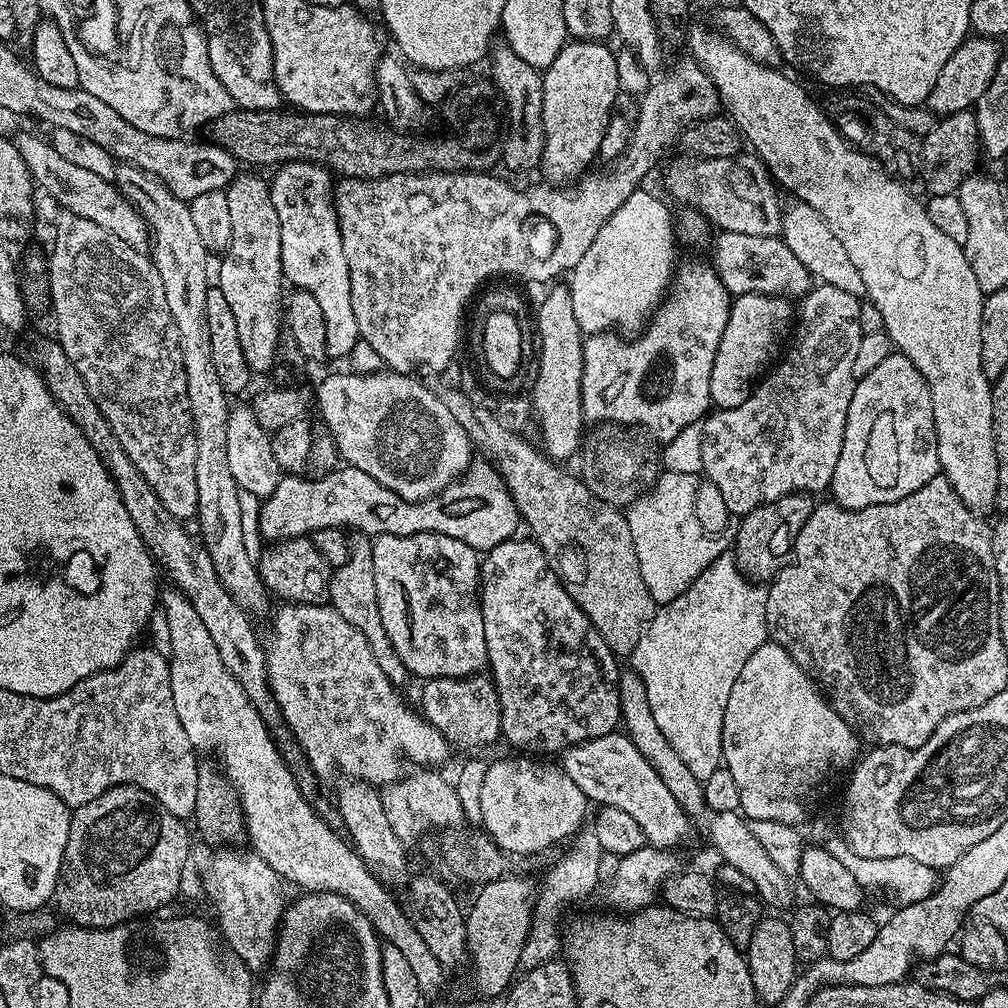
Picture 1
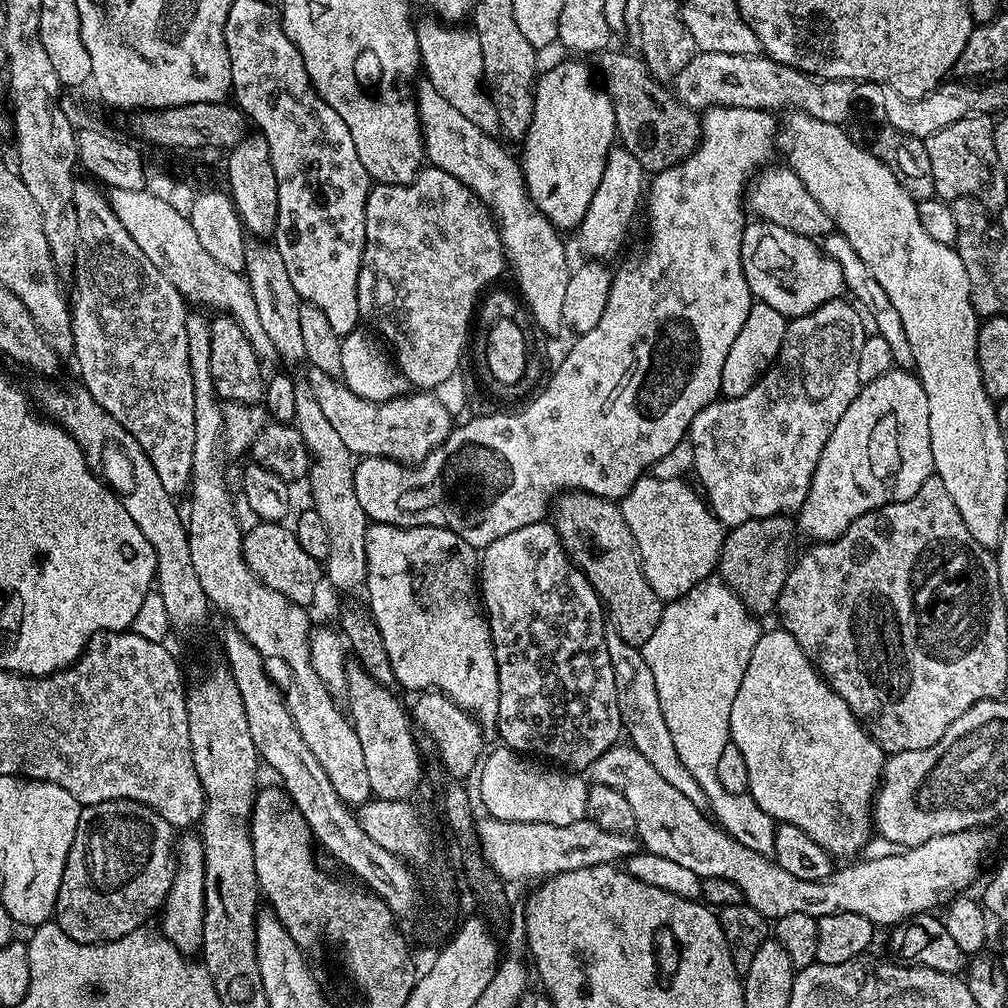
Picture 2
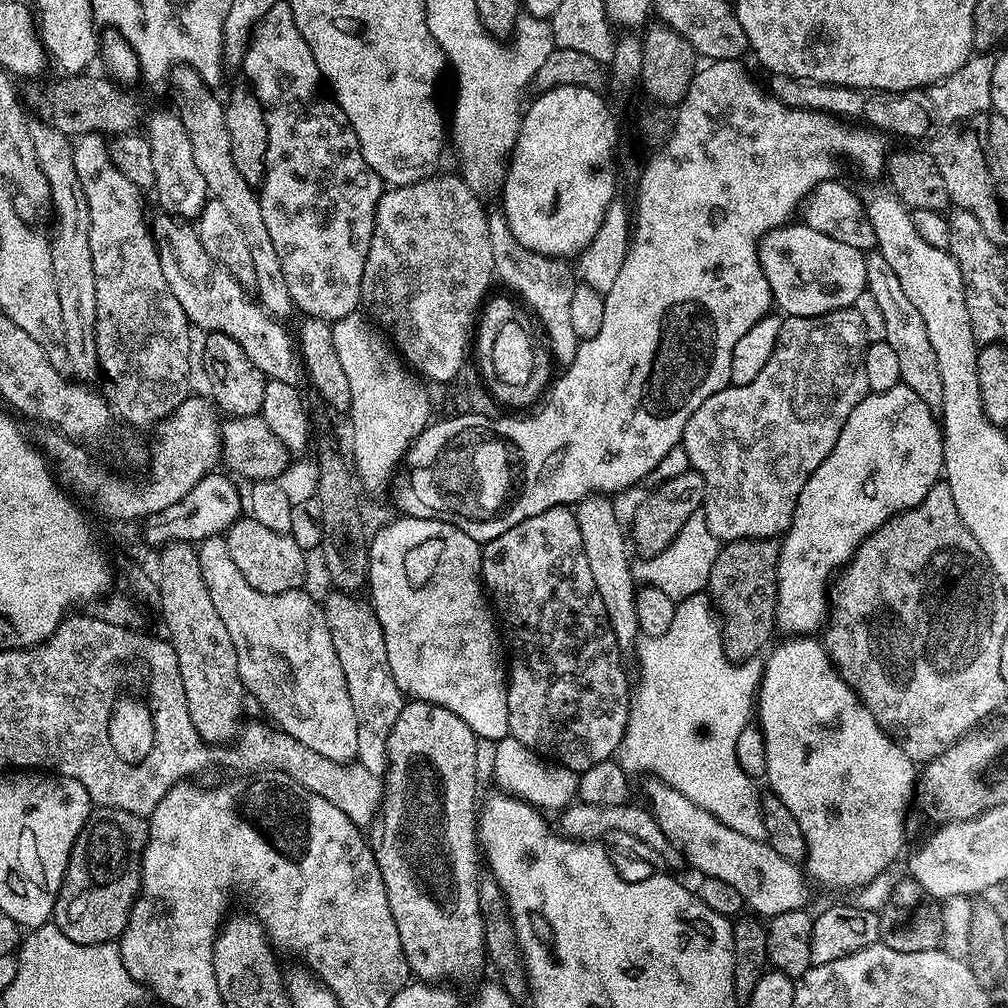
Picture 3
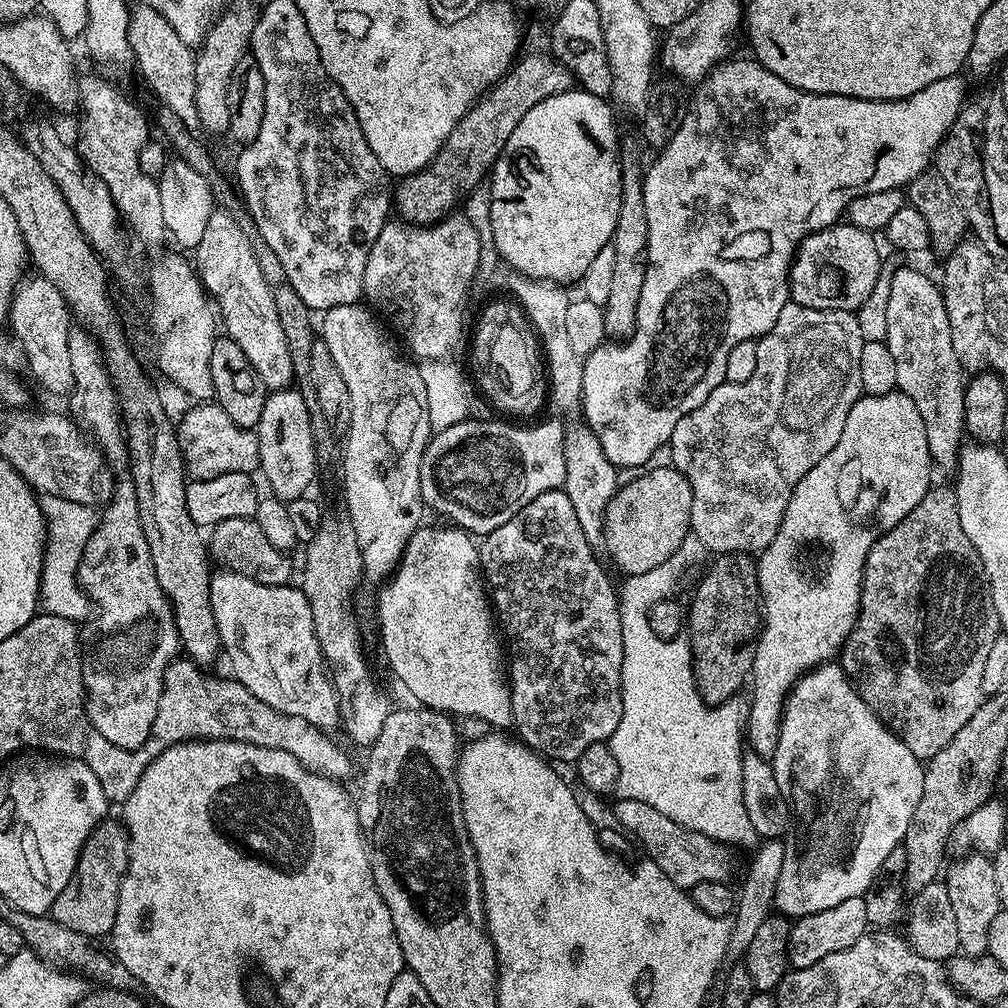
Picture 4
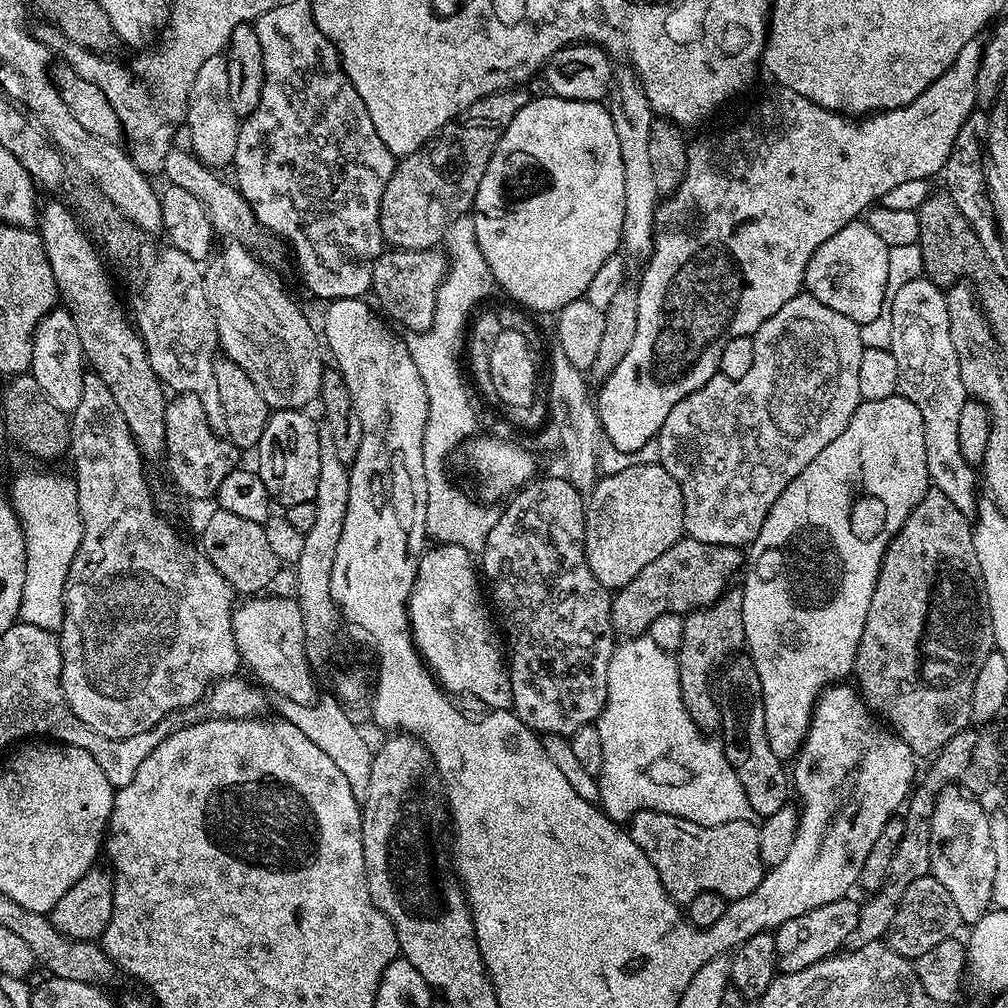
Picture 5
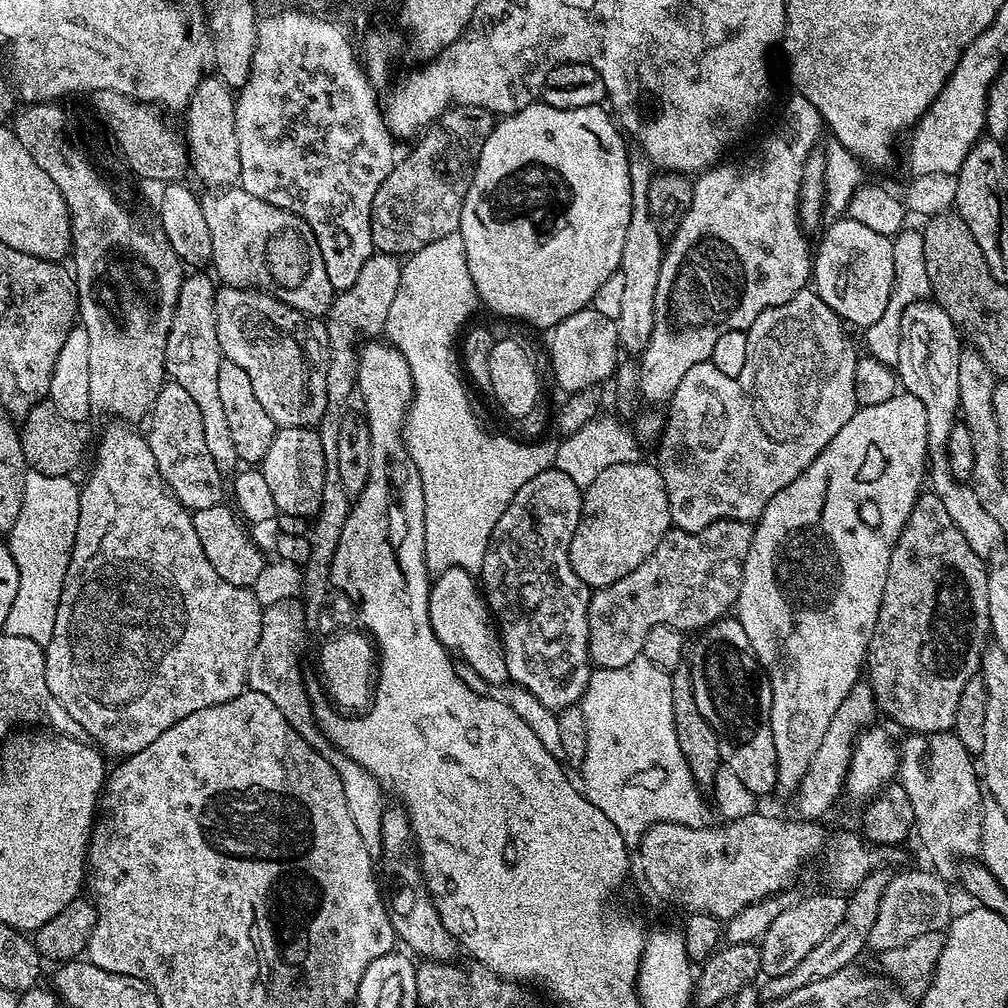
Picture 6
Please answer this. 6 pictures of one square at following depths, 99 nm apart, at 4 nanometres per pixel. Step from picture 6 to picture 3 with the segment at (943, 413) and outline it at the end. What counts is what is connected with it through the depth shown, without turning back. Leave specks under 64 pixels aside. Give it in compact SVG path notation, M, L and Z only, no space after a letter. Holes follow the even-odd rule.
M878 254L867 257L866 288L877 300L878 308L885 319L885 340L898 357L901 381L906 386L910 386L910 390L914 390L914 394L918 394L918 398L922 398L930 406L939 405L942 382L938 374L938 364L930 346L930 338L926 338L926 326L918 310L914 310L910 298L906 298L894 270L890 270L890 266L886 266L886 262Z

